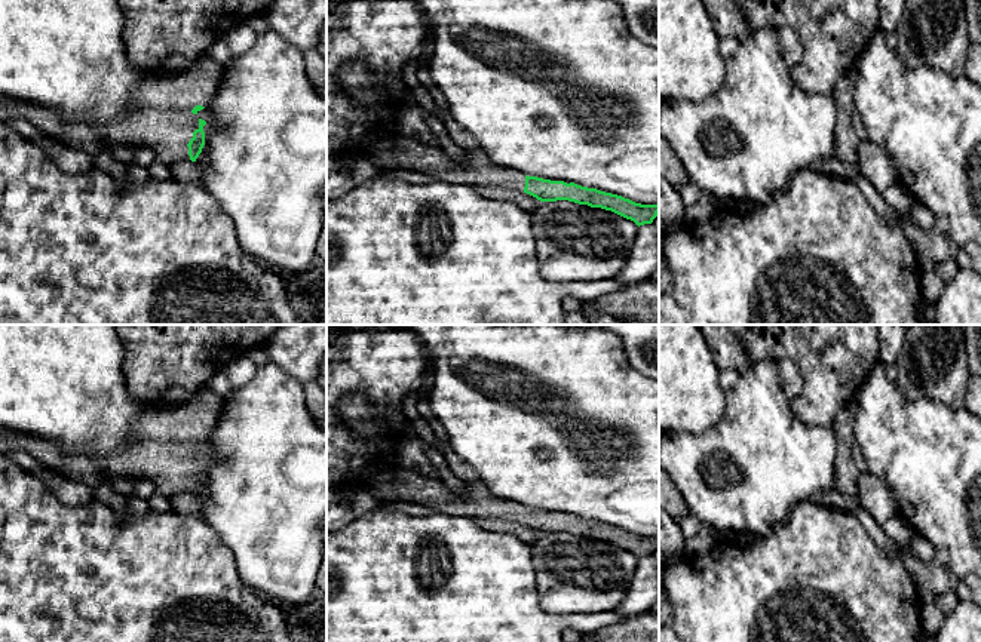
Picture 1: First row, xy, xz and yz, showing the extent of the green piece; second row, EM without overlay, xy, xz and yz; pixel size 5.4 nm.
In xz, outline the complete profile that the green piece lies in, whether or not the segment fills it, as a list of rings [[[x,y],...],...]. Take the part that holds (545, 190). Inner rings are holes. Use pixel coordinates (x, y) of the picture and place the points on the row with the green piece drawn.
[[[419,142],[384,144],[368,154],[370,160],[383,171],[405,169],[421,172],[435,181],[450,184],[470,184],[476,187],[499,187],[524,191],[540,202],[568,200],[591,208],[611,211],[638,227],[652,224],[659,214],[659,205],[641,205],[617,194],[588,188],[574,182],[551,181],[527,176],[521,172],[505,169],[491,162],[481,150],[469,151],[462,162],[453,162],[439,147]]]

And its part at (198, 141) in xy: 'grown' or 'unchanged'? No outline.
grown

